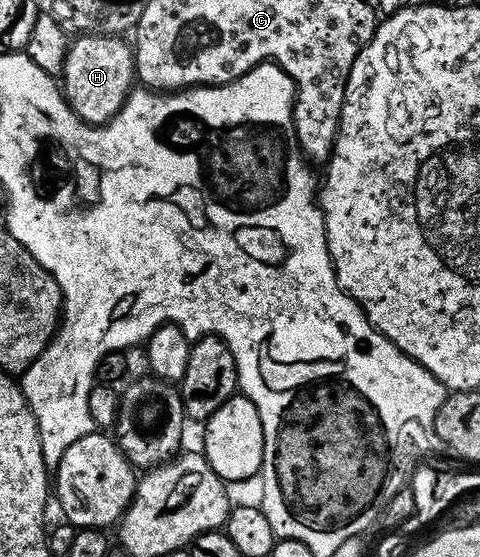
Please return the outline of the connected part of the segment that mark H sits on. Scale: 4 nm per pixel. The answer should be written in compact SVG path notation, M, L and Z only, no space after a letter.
M78 35L69 42L62 90L68 108L83 123L109 123L128 100L128 92L134 87L136 60L133 48L129 44L127 47L124 41L119 35Z

